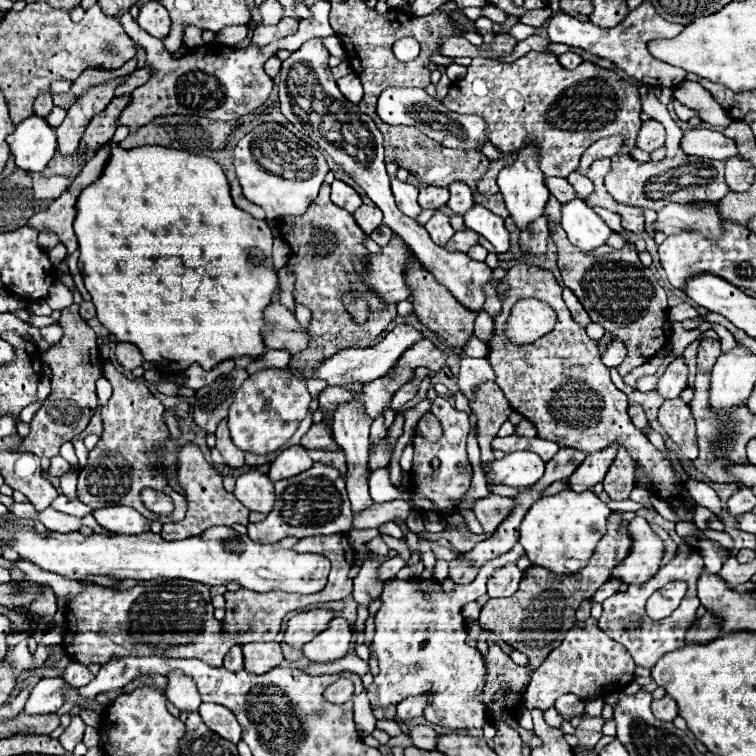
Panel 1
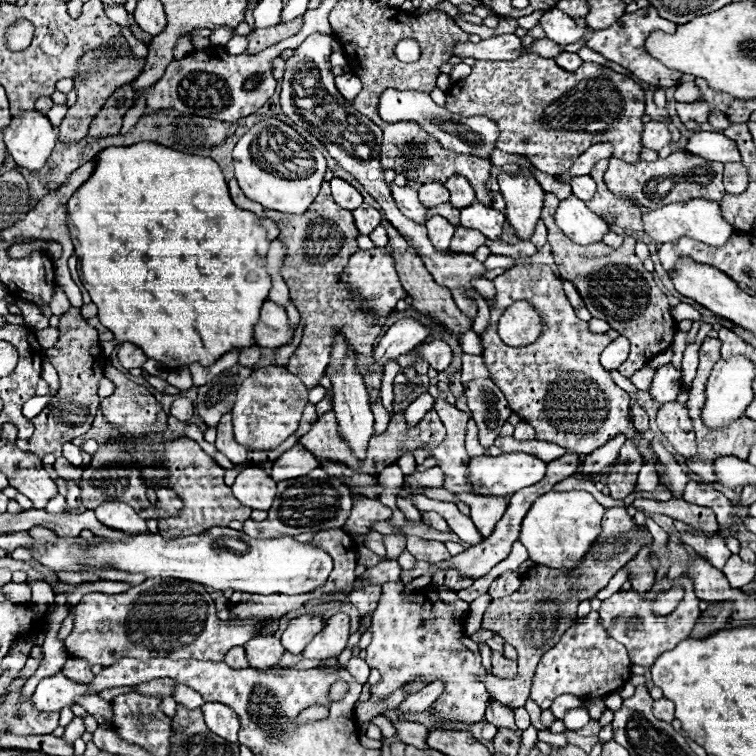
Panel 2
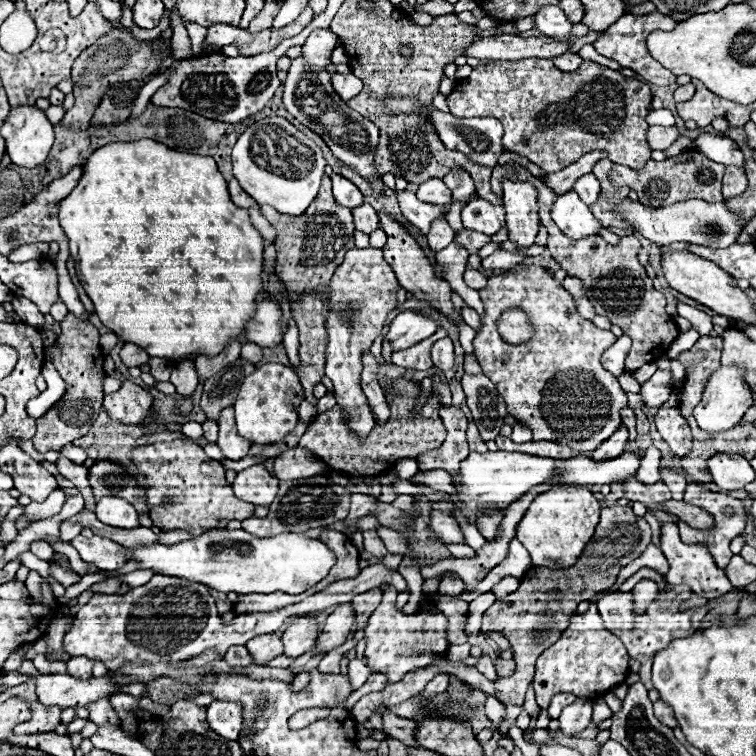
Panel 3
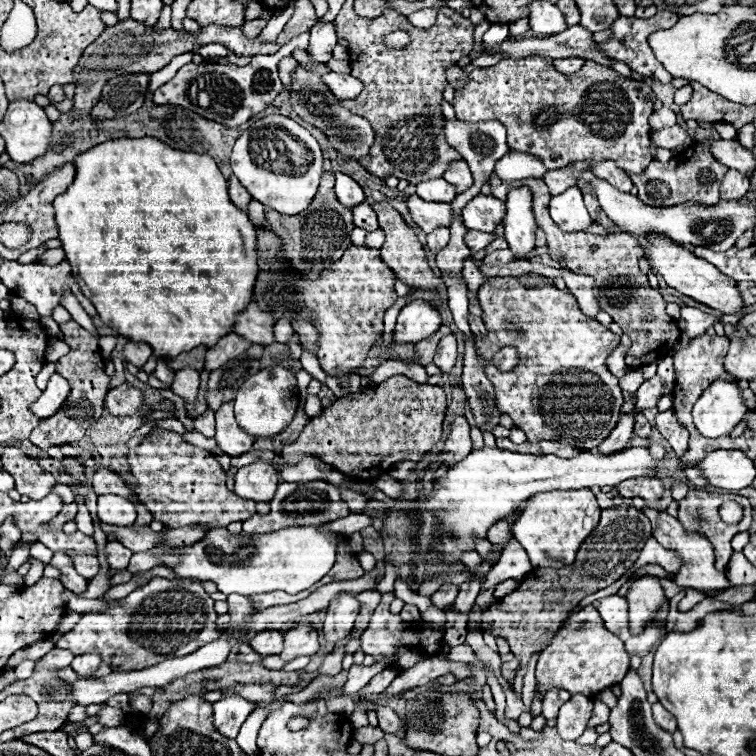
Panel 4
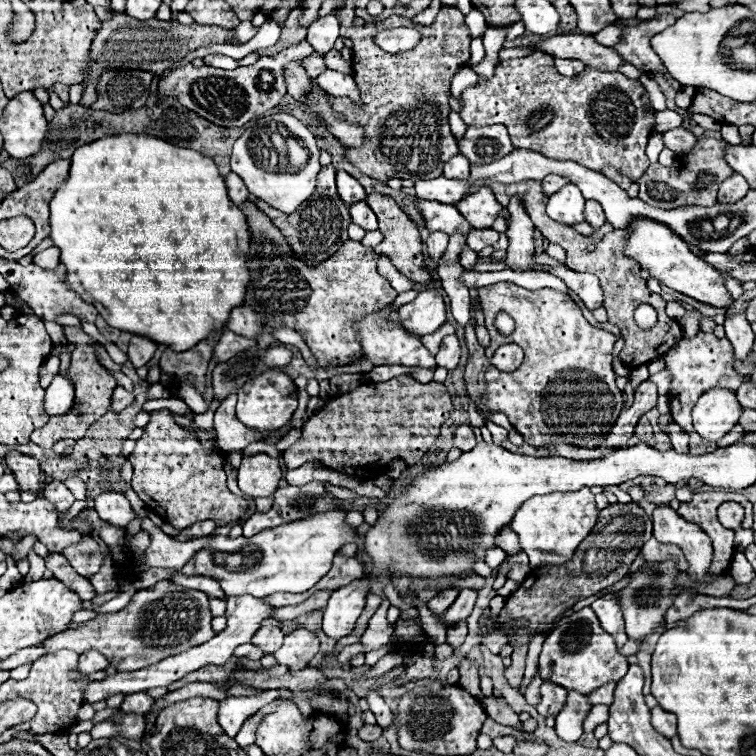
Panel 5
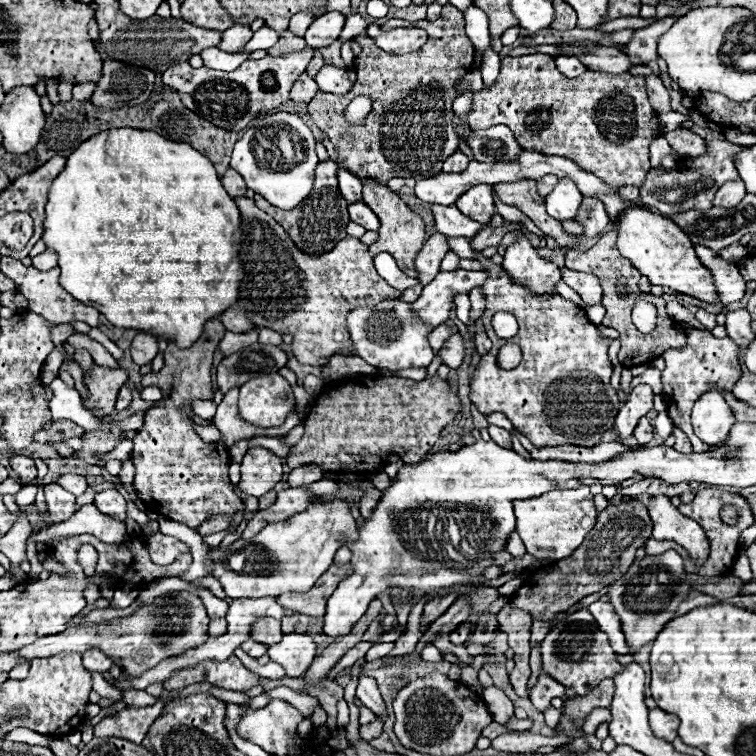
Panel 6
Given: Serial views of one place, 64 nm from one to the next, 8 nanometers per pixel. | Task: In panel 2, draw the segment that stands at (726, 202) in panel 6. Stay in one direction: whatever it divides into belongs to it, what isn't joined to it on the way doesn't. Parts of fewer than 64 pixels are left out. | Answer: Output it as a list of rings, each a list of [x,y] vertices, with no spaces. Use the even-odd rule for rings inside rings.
[[[730,162],[724,168],[724,188],[726,194],[740,194],[748,186],[748,172],[740,162]]]

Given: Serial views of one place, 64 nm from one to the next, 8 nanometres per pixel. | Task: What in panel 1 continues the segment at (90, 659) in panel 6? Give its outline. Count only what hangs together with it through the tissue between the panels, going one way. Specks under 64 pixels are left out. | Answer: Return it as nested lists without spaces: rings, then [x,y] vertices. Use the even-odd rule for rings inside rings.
[[[72,660],[68,666],[66,666],[66,670],[64,670],[64,680],[72,686],[72,688],[82,688],[82,686],[86,686],[92,678],[94,678],[94,674],[84,666],[84,664],[80,664],[80,662],[76,662],[76,660]]]

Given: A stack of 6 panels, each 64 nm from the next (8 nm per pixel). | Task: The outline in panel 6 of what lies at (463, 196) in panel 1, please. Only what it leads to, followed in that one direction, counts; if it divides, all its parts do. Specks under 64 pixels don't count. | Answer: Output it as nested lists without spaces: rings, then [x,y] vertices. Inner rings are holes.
[[[456,150],[446,162],[444,162],[444,172],[462,172],[462,170],[466,170],[466,166],[468,166],[468,156],[464,154],[464,152],[460,152],[460,150]]]

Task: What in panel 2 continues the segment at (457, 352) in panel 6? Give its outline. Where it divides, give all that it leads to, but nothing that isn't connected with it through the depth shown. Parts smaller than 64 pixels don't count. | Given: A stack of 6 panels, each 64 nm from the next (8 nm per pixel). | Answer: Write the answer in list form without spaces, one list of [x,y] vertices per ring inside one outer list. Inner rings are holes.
[[[434,340],[430,344],[418,346],[418,356],[424,358],[426,362],[430,362],[430,366],[436,372],[446,370],[452,362],[452,350],[450,350],[448,342],[444,342],[444,340]]]

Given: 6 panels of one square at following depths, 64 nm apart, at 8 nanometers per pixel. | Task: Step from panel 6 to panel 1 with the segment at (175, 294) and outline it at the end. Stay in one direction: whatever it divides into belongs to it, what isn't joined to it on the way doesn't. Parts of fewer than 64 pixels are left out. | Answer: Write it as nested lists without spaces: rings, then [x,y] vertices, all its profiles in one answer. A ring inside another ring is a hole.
[[[114,146],[110,150],[110,158],[102,170],[102,176],[86,186],[78,200],[76,200],[76,218],[74,218],[74,234],[78,240],[80,250],[80,268],[84,274],[84,286],[88,288],[92,302],[98,310],[98,320],[108,328],[110,334],[116,336],[116,342],[132,342],[140,348],[146,362],[156,364],[166,374],[184,372],[190,364],[200,364],[202,368],[210,370],[218,362],[226,358],[240,358],[240,356],[262,356],[264,342],[262,342],[262,312],[266,304],[272,302],[272,292],[276,290],[276,274],[270,266],[272,254],[272,232],[266,220],[256,220],[254,216],[238,210],[230,198],[230,186],[222,172],[222,168],[202,156],[182,154],[180,150],[166,150],[164,146],[138,146],[134,150],[122,150]]]

